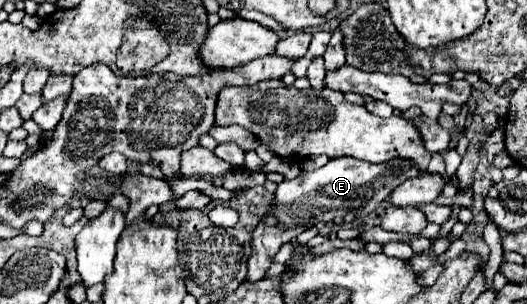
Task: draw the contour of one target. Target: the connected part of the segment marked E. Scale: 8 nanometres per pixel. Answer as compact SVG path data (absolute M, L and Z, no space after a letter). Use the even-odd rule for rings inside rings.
M336 157L330 159L324 167L316 171L300 171L296 179L284 179L276 193L268 213L260 219L252 233L252 255L248 259L248 277L246 281L260 281L268 271L272 257L284 245L296 239L304 229L314 227L316 221L334 221L336 217L344 217L352 213L356 217L372 213L380 201L384 201L400 183L406 179L418 177L420 171L414 169L410 161L392 159L388 163L366 163L354 157ZM282 213L282 215L270 215Z

